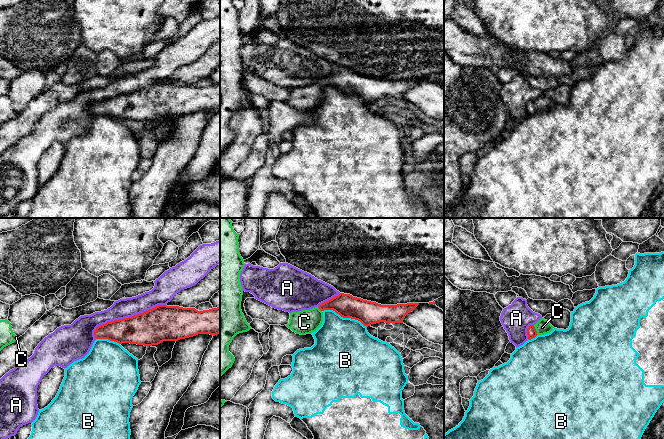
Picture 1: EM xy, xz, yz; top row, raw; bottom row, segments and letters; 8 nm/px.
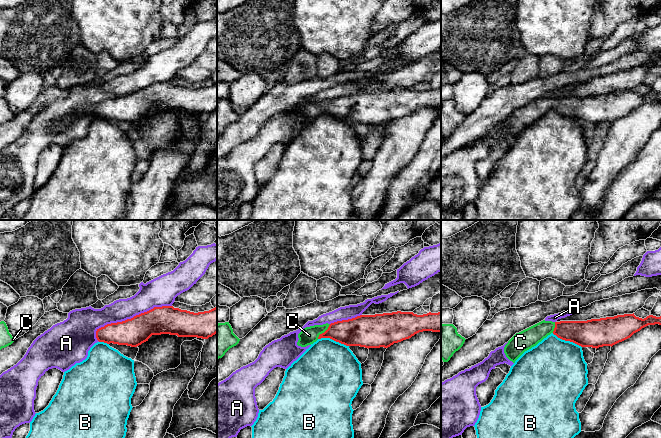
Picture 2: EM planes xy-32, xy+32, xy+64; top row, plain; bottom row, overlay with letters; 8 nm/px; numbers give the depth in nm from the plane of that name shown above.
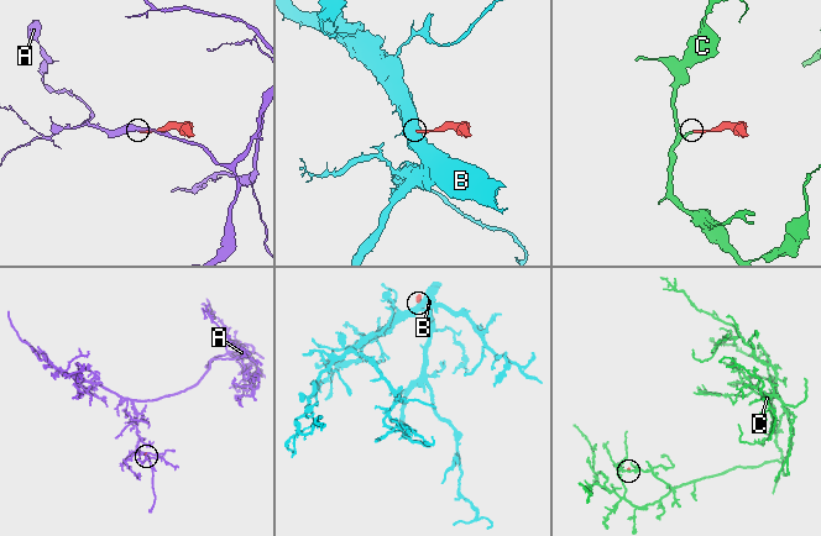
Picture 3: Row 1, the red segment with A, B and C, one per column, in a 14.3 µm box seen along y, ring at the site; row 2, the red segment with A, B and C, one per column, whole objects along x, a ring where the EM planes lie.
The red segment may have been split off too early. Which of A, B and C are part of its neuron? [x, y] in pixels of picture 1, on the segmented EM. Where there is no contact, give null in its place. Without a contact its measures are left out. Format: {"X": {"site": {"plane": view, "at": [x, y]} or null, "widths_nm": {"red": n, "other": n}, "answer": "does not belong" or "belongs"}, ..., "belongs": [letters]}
{"A": {"site": {"plane": "xy", "at": [128, 317]}, "widths_nm": {"red": 280, "other": 160}, "answer": "does not belong"}, "B": {"site": {"plane": "xz", "at": [344, 317]}, "widths_nm": {"red": 190, "other": 480}, "answer": "does not belong"}, "C": {"site": {"plane": "yz", "at": [535, 330]}, "widths_nm": {"red": 80, "other": 120}, "answer": "belongs"}, "belongs": ["C"]}

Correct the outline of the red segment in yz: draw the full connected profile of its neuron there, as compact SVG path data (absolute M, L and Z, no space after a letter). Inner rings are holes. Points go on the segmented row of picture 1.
M541 318L536 324L530 325L527 329L528 339L531 340L537 335L548 334L553 330L553 326L544 318Z

